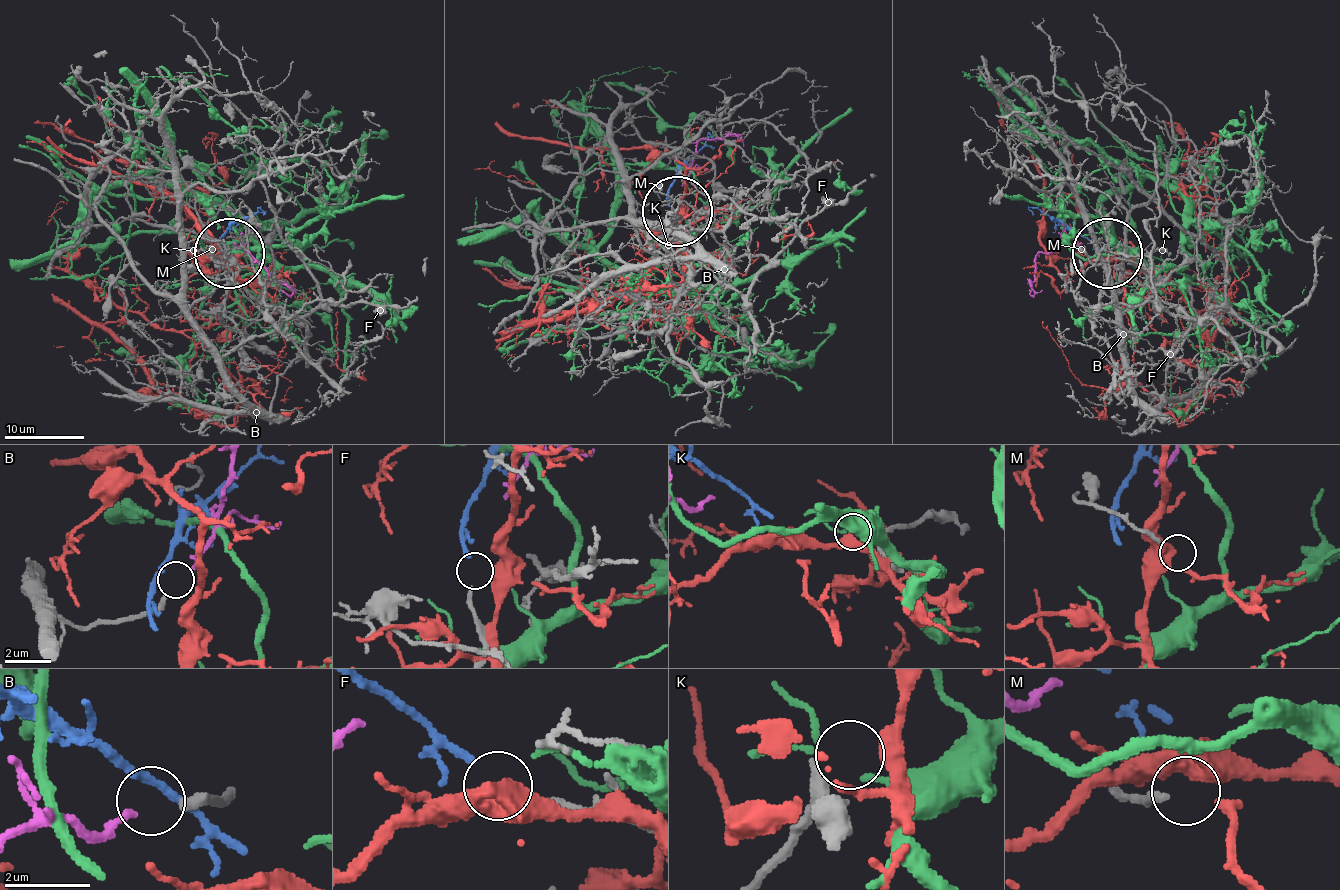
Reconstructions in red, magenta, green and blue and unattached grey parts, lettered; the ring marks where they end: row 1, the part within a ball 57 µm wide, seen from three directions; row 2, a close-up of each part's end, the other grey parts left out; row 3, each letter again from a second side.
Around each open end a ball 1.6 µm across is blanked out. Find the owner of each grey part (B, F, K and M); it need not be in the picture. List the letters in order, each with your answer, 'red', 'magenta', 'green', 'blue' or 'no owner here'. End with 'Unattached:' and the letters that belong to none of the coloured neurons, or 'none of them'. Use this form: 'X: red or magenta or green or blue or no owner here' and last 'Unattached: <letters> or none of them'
B: magenta
F: blue
K: red
M: no owner here
Unattached: M

